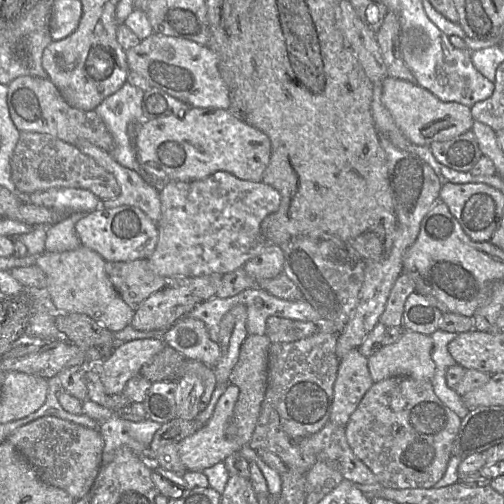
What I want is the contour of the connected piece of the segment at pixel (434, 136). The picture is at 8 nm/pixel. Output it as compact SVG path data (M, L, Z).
M386 77L383 80L381 102L393 117L402 134L415 145L429 146L432 142L449 140L470 131L474 122L469 107L457 102L443 102L417 83L397 78Z

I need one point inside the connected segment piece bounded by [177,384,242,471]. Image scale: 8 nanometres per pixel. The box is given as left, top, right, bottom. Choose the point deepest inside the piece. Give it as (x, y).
(212, 443)

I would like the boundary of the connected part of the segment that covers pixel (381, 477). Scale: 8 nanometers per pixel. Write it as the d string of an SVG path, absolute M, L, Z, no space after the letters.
M394 376L373 382L345 428L353 453L385 488L431 488L444 475L462 419L435 395L430 380Z

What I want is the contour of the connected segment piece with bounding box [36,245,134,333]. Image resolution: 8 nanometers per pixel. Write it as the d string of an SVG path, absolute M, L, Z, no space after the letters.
M84 245L69 251L45 251L36 257L36 264L47 277L46 288L58 313L85 314L114 333L130 325L134 310L114 288L106 273L105 262L98 252Z

